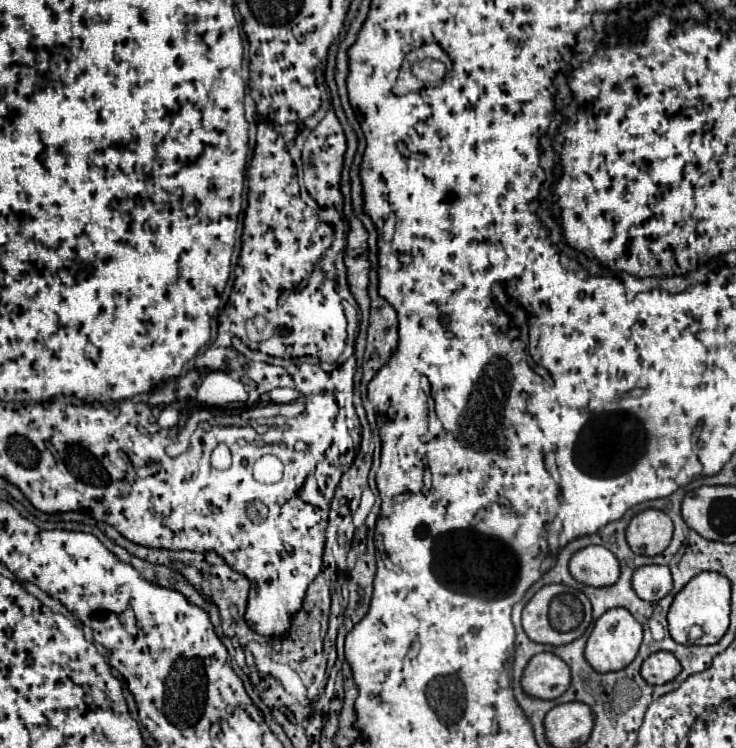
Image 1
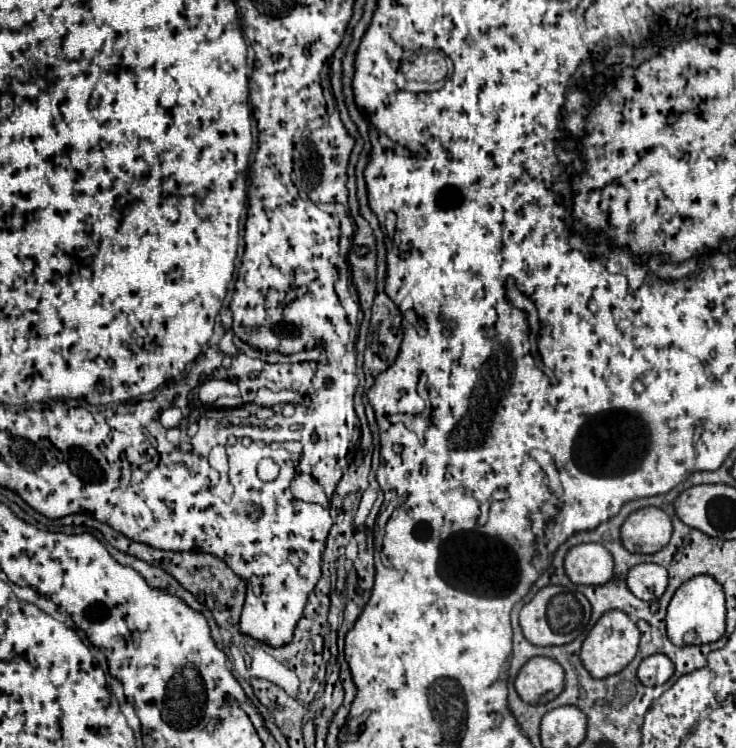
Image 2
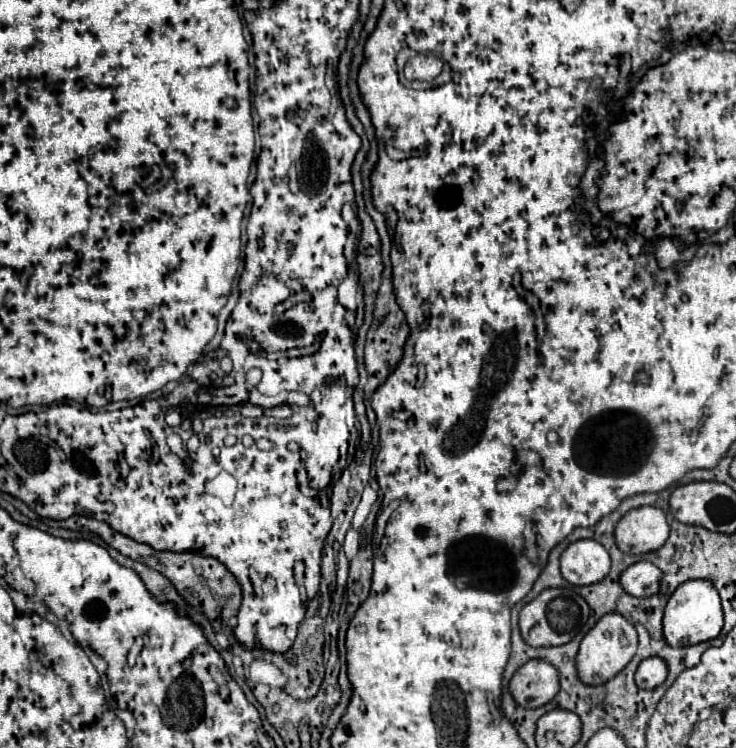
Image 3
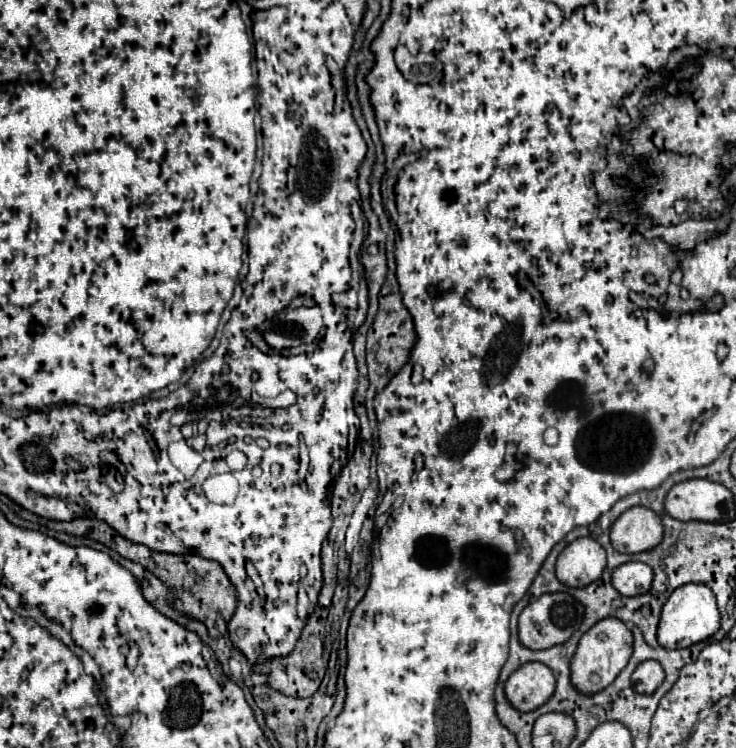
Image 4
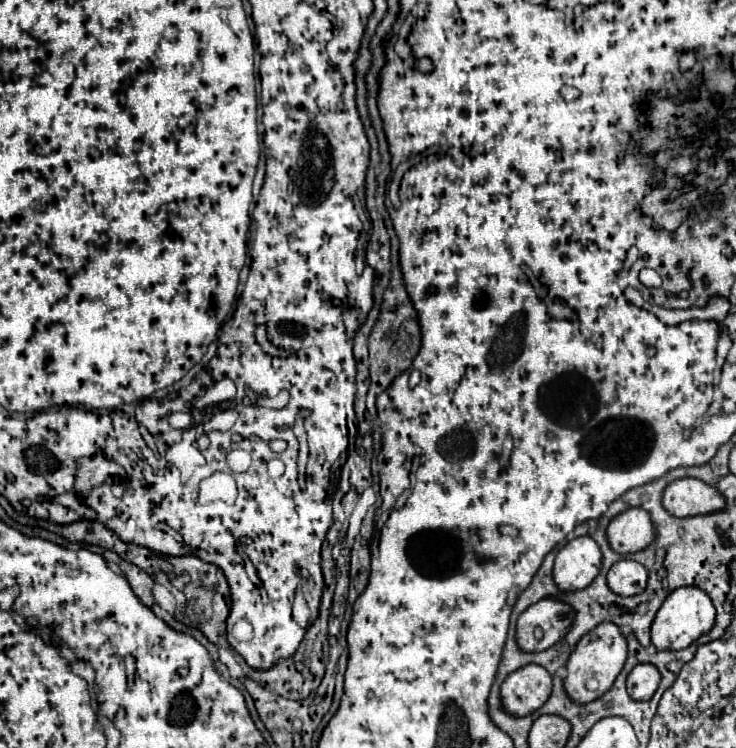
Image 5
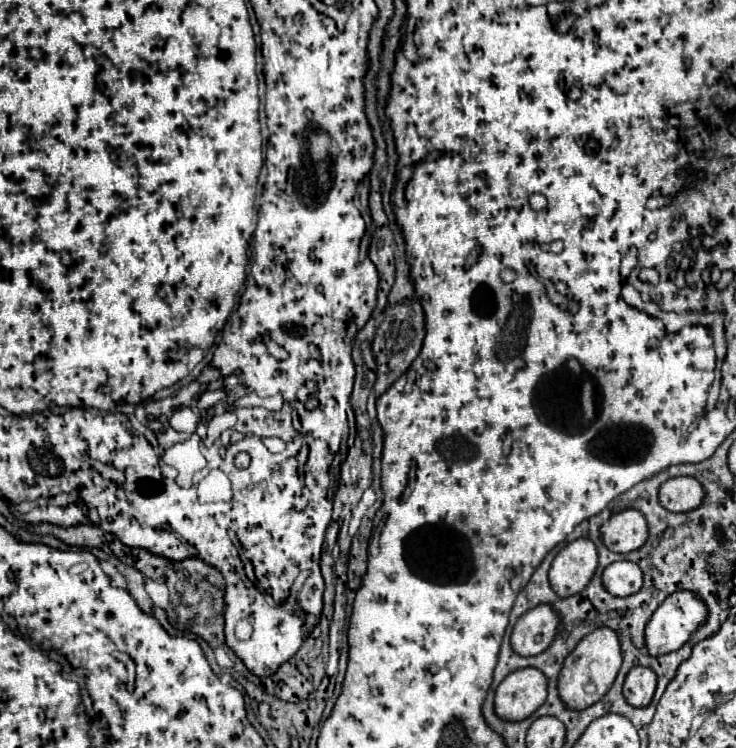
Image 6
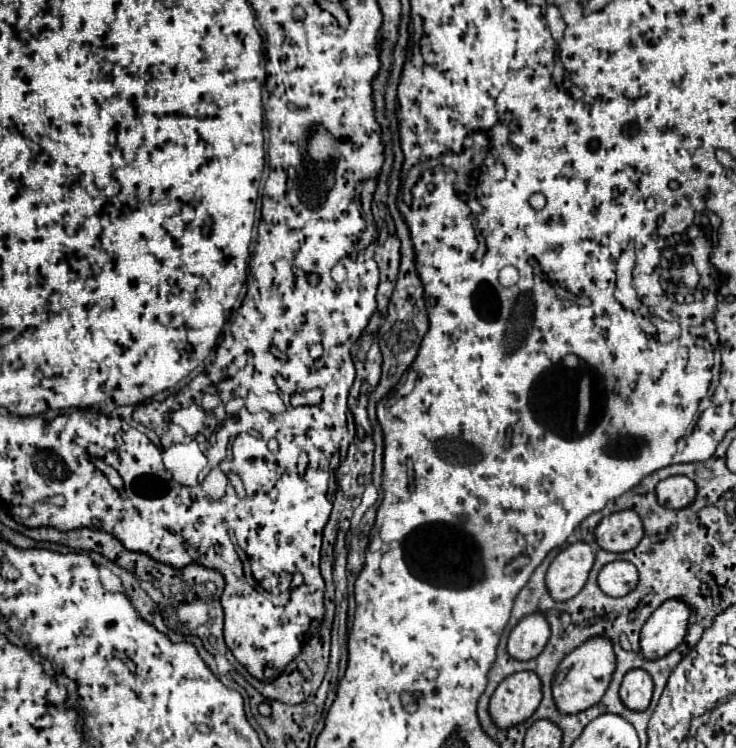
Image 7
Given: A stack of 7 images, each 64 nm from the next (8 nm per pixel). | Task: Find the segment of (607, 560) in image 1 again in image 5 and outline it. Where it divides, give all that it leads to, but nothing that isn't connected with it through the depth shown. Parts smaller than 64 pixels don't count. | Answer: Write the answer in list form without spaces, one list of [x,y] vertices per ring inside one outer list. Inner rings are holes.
[[[590,536],[570,540],[554,560],[552,578],[562,592],[576,592],[586,588],[602,566],[602,552]]]

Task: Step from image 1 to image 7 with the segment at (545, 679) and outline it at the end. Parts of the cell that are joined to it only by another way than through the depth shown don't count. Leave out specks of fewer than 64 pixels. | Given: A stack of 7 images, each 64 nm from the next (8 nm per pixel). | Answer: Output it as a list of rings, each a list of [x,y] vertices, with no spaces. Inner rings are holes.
[[[516,672],[496,688],[490,698],[488,714],[498,728],[512,728],[534,714],[540,696],[540,678],[534,672]]]

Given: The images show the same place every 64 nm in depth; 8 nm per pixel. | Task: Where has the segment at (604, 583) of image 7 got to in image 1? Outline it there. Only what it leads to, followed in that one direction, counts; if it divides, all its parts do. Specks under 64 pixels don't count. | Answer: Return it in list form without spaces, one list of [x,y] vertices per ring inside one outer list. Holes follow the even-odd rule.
[[[640,566],[632,574],[632,588],[640,600],[656,602],[672,590],[672,576],[666,566]]]

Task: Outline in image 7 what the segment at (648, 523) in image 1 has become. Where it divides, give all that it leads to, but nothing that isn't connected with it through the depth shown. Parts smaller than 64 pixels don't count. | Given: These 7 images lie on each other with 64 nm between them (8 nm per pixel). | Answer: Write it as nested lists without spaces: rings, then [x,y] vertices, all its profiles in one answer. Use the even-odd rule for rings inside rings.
[[[620,510],[604,516],[594,530],[596,542],[608,552],[628,552],[644,536],[642,520],[634,510]]]

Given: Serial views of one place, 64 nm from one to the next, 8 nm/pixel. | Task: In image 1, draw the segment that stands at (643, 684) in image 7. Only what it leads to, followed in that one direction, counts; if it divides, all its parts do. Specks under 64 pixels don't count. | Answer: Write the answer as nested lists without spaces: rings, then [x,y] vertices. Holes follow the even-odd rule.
[[[656,652],[642,662],[640,676],[648,684],[664,684],[678,676],[680,662],[670,652]]]

